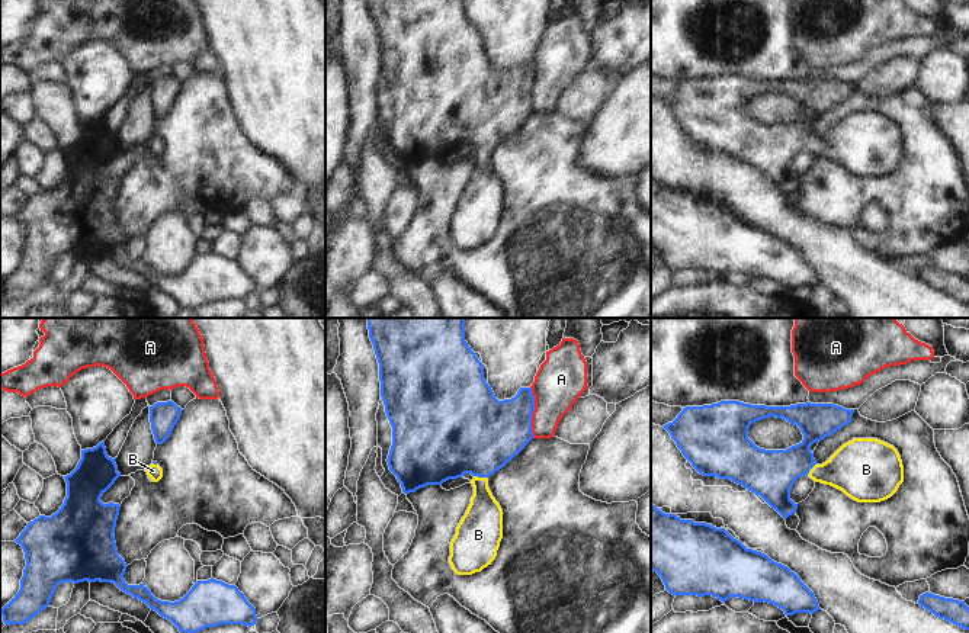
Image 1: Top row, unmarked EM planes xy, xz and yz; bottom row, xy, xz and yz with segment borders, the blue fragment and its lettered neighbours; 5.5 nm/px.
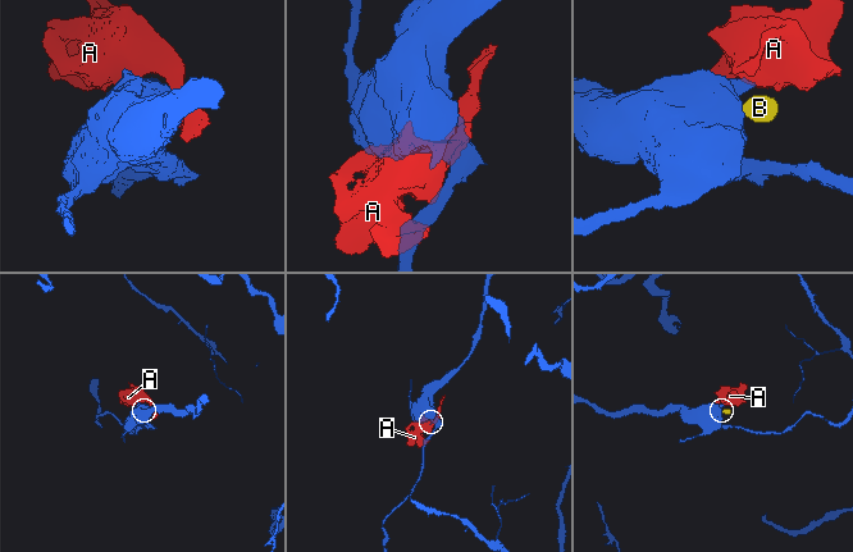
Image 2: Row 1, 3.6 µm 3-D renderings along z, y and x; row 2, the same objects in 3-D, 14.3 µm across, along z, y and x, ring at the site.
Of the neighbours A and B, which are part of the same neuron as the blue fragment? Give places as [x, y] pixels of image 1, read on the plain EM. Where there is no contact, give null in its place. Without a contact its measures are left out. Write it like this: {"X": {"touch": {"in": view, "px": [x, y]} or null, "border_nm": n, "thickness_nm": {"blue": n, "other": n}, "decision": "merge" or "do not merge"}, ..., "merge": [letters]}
{"A": {"touch": {"in": "xz", "px": [532, 87]}, "border_nm": 280, "thickness_nm": {"blue": 360, "other": 280}, "decision": "do not merge"}, "B": {"touch": {"in": "xz", "px": [481, 151]}, "border_nm": 80, "thickness_nm": {"blue": 460, "other": 220}, "decision": "merge"}, "merge": ["B"]}

